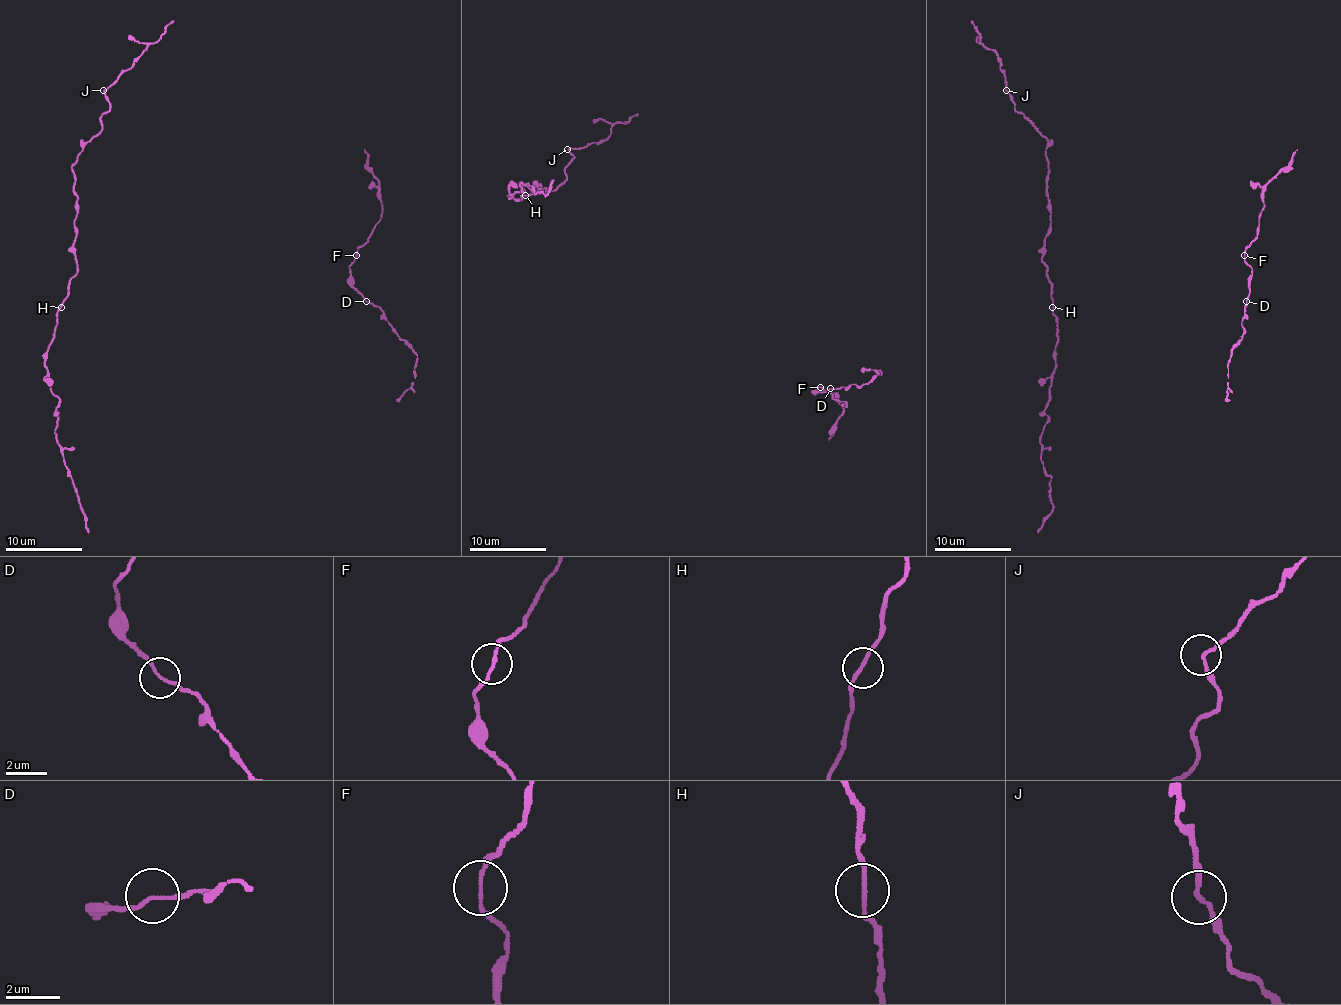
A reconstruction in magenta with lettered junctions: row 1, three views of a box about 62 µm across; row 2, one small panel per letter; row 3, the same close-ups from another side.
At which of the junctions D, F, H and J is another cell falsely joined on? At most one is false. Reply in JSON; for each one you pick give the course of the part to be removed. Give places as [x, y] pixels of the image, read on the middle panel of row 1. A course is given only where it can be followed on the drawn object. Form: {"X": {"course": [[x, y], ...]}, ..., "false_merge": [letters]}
{"false_merge": []}

